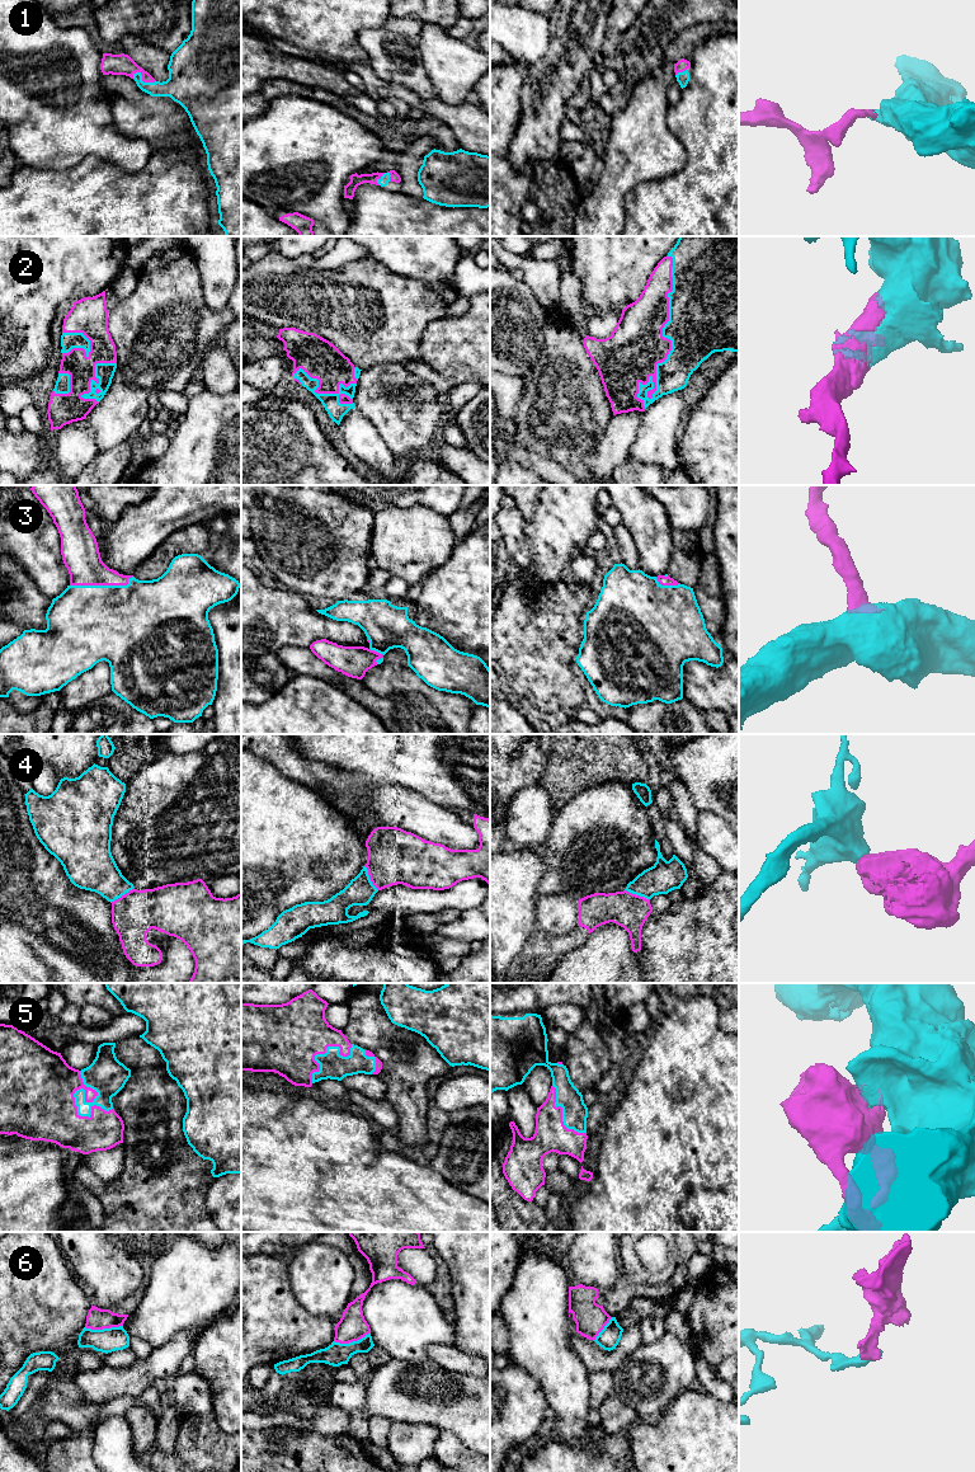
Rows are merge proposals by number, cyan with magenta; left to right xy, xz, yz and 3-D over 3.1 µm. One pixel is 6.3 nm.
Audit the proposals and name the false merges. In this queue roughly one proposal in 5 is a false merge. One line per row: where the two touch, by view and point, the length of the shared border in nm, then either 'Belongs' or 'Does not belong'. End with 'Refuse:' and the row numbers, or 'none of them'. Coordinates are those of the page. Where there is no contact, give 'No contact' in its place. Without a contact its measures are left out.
1: Touches cyan at xy (141, 80). Shared border 160 nm. Belongs
2: Touches cyan at yz (672, 342). Shared border 1000 nm. Belongs
3: Touches cyan at xy (102, 586). Shared border 400 nm. Belongs
4: Touches cyan at yz (637, 894). Shared border 170 nm. Does not belong
5: Touches cyan at xy (75, 1092). Shared border 320 nm. Belongs
6: Touches cyan at xy (103, 1329). Shared border 240 nm. Does not belong
Refuse: 4, 6

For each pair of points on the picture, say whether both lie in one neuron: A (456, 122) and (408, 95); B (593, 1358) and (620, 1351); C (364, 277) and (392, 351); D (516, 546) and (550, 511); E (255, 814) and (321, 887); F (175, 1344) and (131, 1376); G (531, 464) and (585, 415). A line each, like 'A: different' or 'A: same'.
A: same
B: same
C: same
D: different
E: same
F: same
G: different

